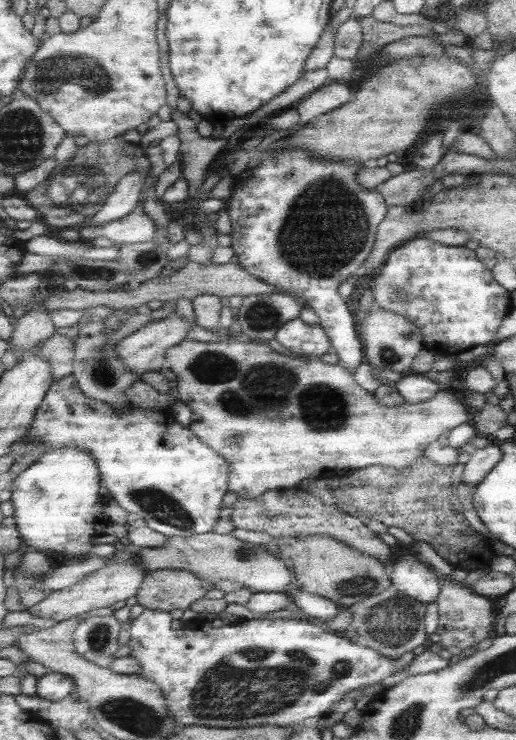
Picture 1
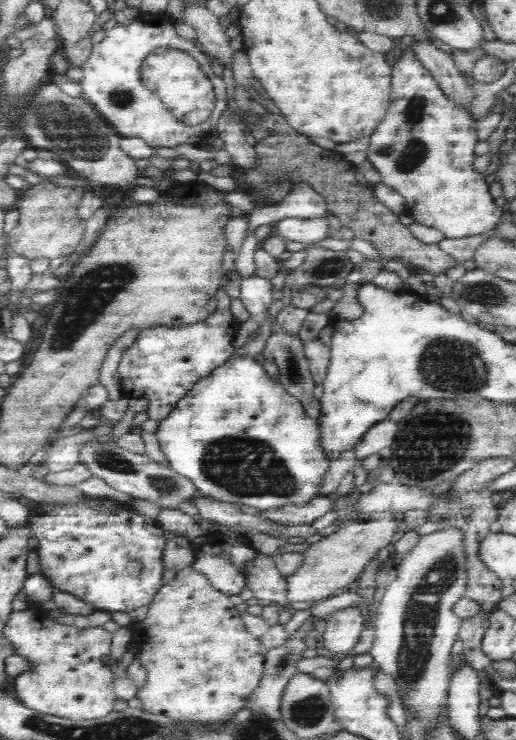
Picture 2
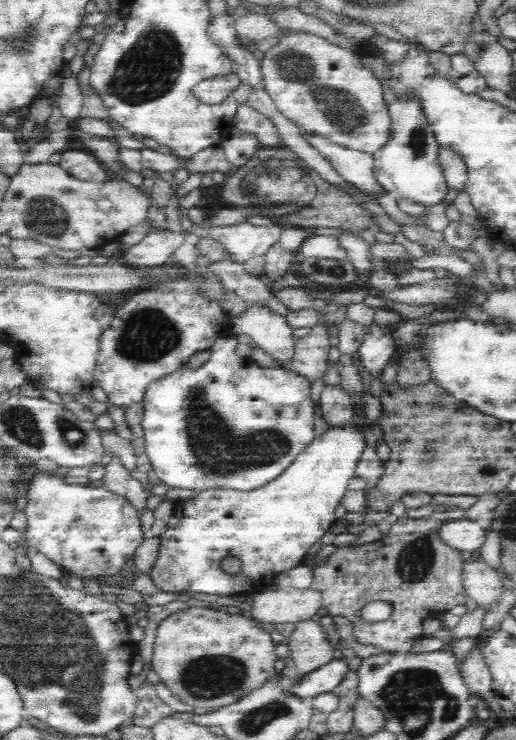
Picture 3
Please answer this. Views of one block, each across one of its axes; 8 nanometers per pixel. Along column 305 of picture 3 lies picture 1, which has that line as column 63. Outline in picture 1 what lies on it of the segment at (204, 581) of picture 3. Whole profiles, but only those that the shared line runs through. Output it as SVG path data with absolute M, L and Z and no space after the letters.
M64 449L51 452L33 462L14 481L12 505L23 546L45 556L55 555L63 563L67 558L91 556L93 546L103 539L103 530L111 526L105 514L101 471L86 451Z

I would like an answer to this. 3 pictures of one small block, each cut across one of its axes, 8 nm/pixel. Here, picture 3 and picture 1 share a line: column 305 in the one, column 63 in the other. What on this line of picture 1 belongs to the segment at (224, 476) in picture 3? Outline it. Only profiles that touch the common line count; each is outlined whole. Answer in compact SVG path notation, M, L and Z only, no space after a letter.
M71 374L53 381L45 401L39 406L35 421L28 434L12 447L11 455L18 462L31 450L44 445L37 460L51 452L64 449L86 451L98 464L101 471L102 487L125 511L134 512L146 520L149 528L165 537L188 537L211 532L221 518L223 498L230 491L230 463L218 454L203 439L198 438L189 426L181 426L168 408L143 410L133 406L116 410L110 403L87 397L79 387L78 379Z

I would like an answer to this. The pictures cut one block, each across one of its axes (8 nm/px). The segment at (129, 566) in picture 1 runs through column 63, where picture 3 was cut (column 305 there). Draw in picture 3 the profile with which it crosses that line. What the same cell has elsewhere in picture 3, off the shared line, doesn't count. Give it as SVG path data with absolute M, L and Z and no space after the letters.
M267 588L262 593L249 596L253 621L266 624L297 623L310 620L320 610L322 597L311 588Z

